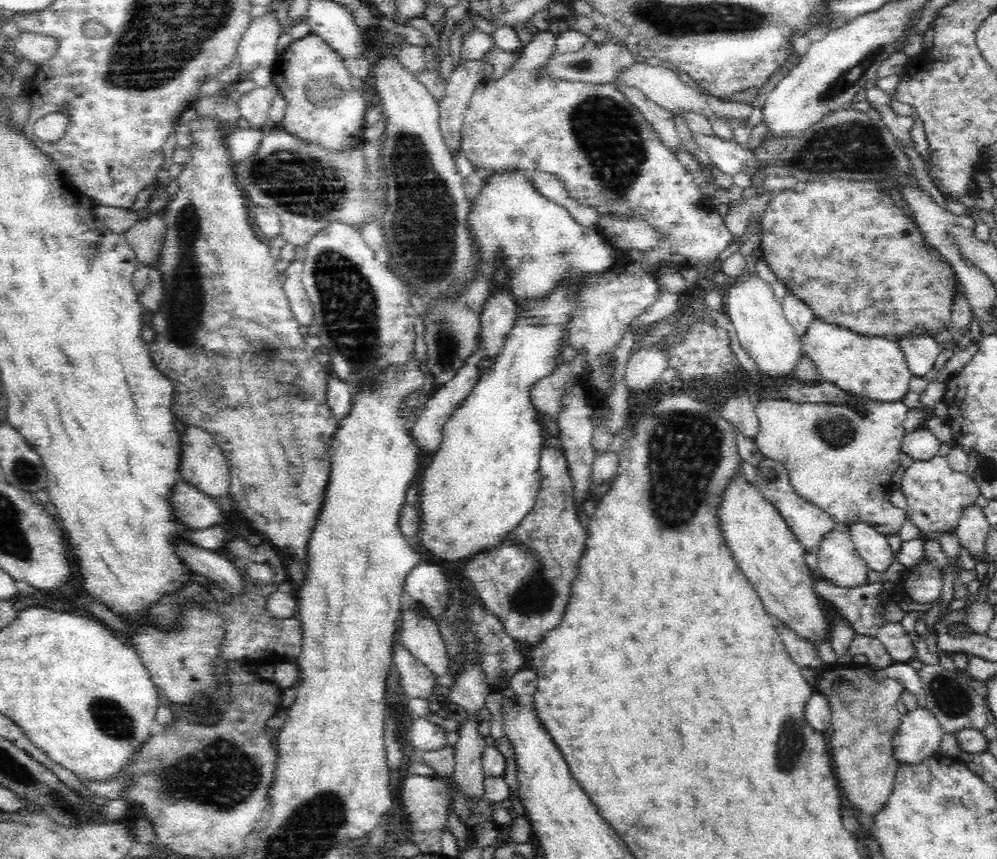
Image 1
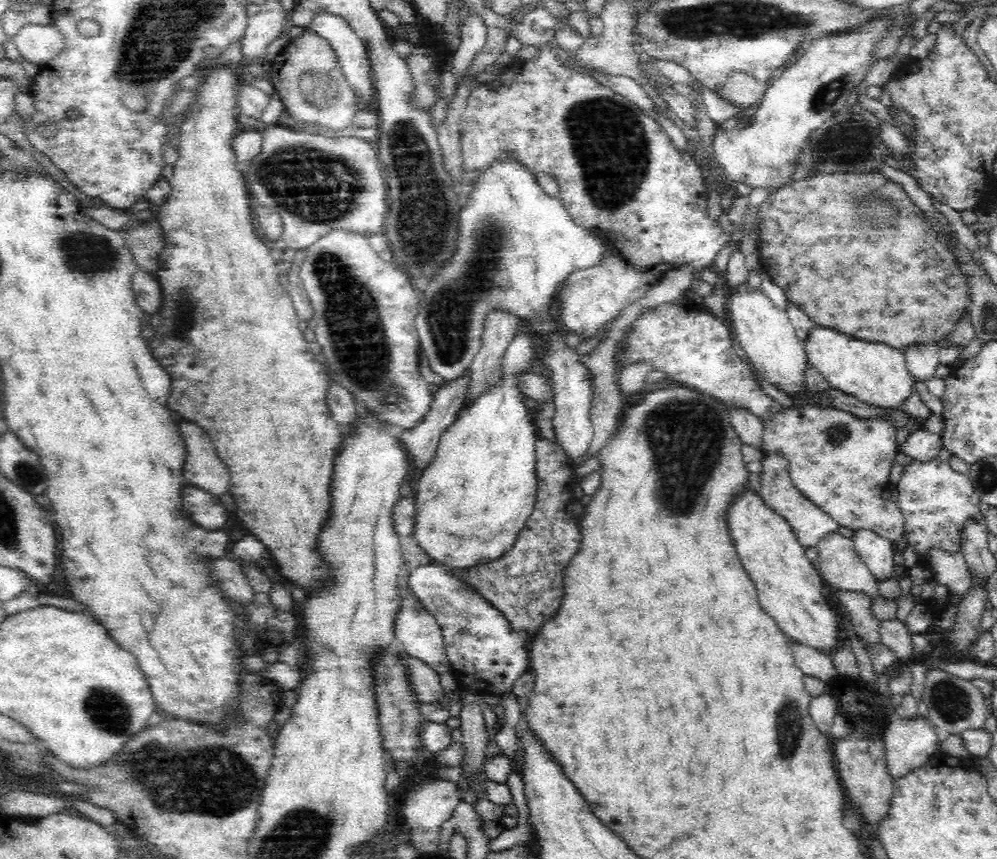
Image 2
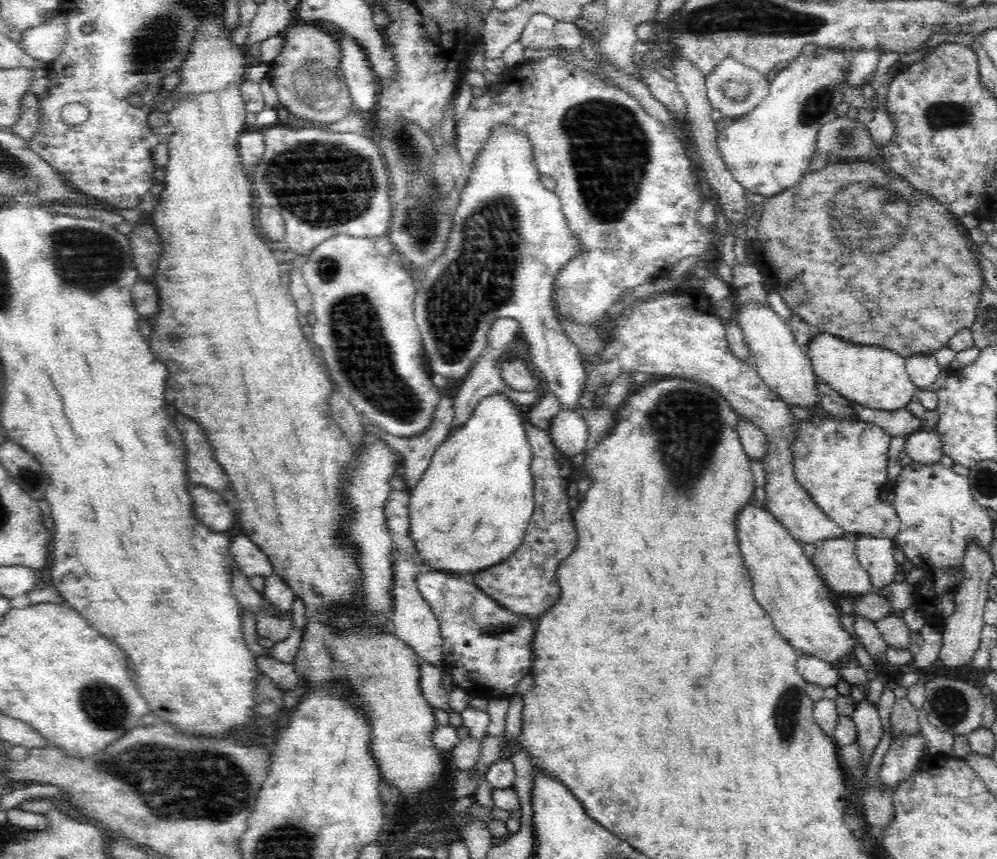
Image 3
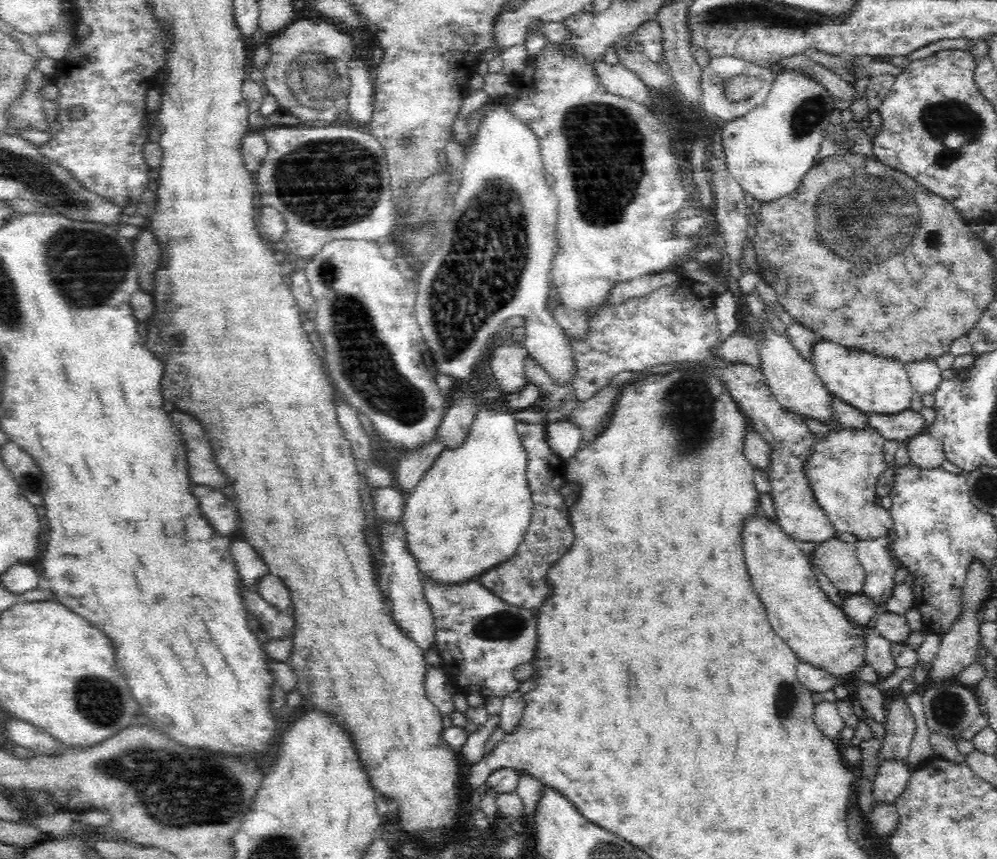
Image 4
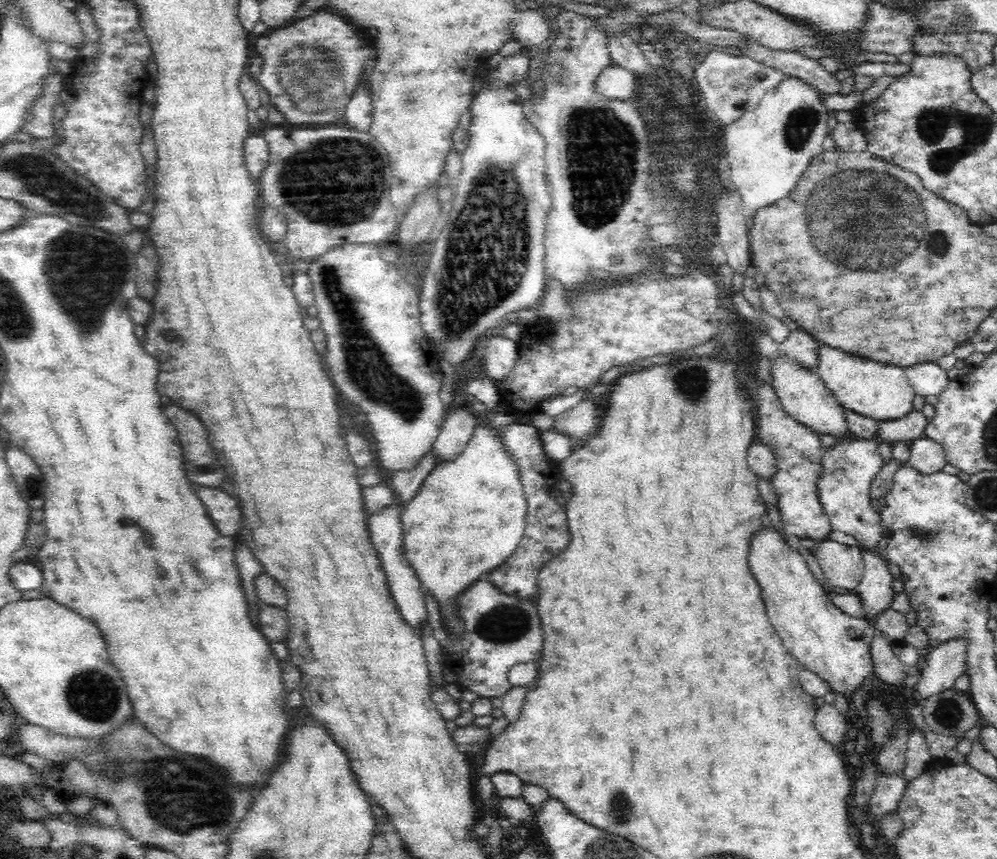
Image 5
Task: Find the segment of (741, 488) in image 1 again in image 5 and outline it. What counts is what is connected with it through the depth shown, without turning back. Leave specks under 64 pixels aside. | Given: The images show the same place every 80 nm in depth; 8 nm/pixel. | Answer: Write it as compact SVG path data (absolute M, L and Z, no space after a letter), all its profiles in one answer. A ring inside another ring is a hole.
M768 522L760 530L752 532L748 564L750 564L752 576L758 580L760 588L762 588L762 598L766 602L770 622L774 624L780 638L784 638L786 648L803 667L821 676L830 685L831 690L841 692L847 697L854 690L858 690L866 678L875 676L874 663L870 659L870 644L872 638L877 634L875 627L871 625L874 622L848 616L836 608L836 605L827 596L827 592L814 578L806 560L800 555L800 551L792 547L786 537Z

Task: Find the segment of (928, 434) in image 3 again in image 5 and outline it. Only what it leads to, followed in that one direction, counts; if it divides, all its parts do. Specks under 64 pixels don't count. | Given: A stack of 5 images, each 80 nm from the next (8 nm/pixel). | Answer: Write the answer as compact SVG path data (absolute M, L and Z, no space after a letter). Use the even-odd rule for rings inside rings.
M921 437L909 442L909 466L924 474L942 471L947 464L942 444L927 437Z

